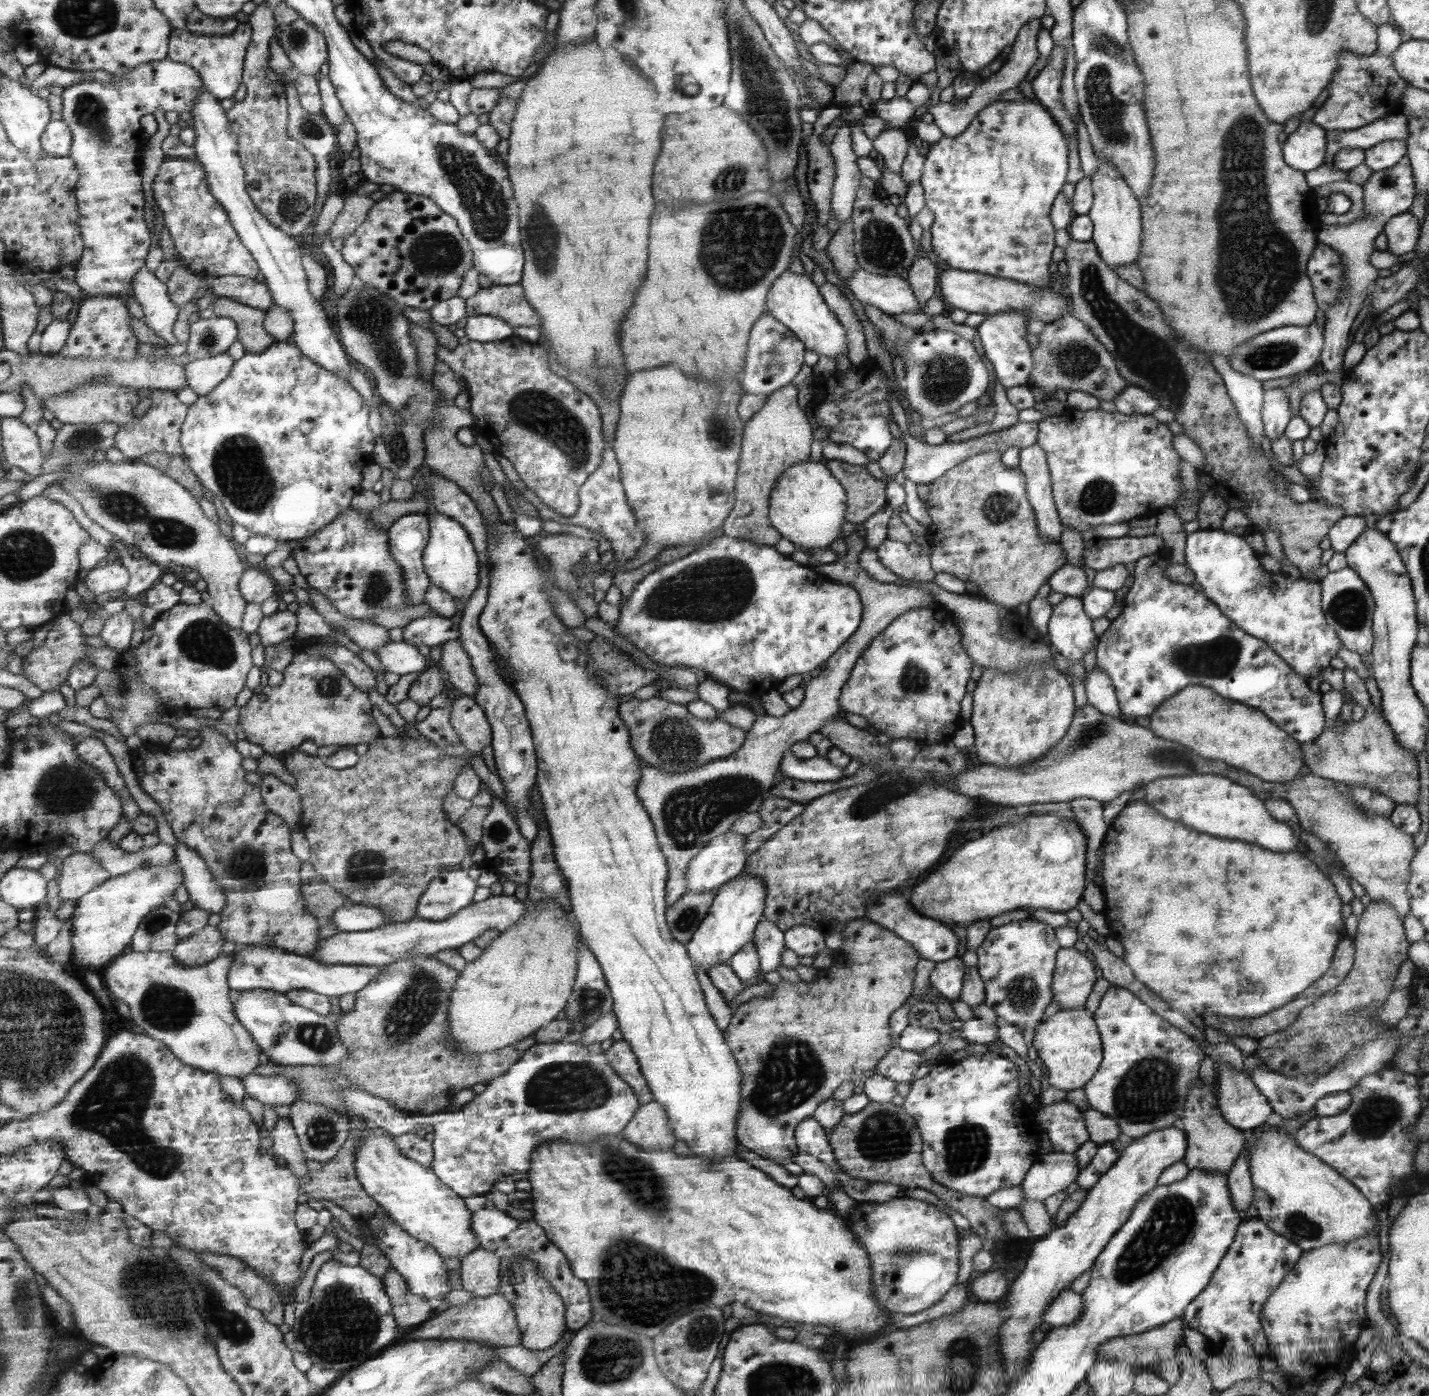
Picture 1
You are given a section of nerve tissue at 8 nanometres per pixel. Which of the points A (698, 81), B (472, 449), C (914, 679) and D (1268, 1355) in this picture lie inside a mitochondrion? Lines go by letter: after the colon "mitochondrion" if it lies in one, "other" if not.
A: mitochondrion
B: other
C: mitochondrion
D: other

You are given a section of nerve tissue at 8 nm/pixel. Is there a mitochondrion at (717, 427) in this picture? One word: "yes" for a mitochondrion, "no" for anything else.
yes

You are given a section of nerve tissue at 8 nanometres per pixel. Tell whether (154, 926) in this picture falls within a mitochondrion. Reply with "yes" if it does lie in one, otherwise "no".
yes

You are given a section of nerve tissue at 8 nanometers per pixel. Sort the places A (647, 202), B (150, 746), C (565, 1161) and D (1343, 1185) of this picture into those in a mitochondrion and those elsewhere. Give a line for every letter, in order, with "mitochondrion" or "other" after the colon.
A: other
B: other
C: other
D: other

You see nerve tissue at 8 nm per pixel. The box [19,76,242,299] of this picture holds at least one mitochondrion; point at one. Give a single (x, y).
(90, 112)

